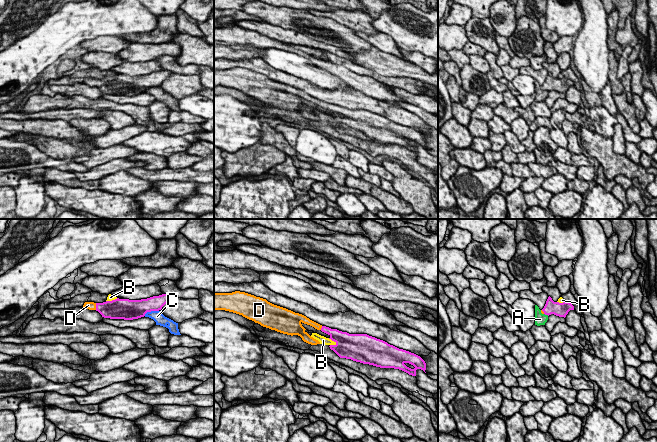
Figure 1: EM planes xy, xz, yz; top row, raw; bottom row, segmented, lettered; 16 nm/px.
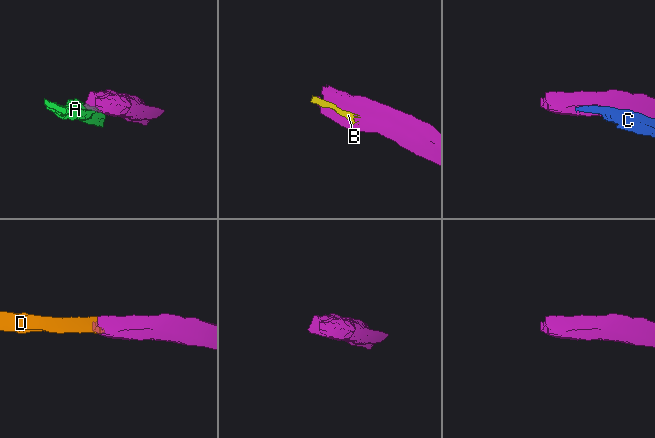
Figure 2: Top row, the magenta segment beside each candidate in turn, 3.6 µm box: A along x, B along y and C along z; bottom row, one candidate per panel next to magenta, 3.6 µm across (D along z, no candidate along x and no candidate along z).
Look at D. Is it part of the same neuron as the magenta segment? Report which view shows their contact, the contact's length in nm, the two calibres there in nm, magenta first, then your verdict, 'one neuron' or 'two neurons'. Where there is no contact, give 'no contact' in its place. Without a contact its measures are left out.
meets magenta in xy; contact 110 nm long; 280 nm thick on the magenta side, 130 nm on the other; one neuron

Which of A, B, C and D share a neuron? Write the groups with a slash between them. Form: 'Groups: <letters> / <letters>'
Groups: A C / B / D

